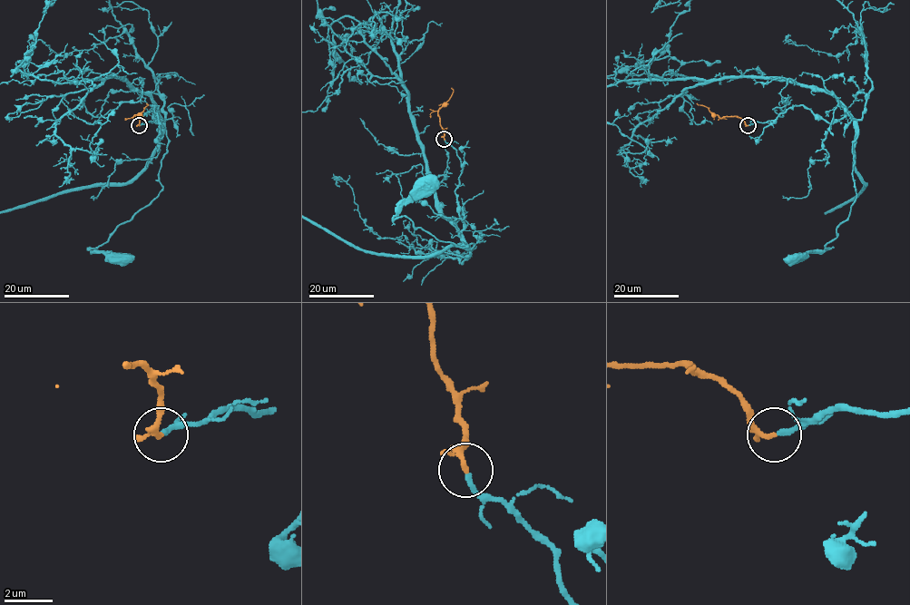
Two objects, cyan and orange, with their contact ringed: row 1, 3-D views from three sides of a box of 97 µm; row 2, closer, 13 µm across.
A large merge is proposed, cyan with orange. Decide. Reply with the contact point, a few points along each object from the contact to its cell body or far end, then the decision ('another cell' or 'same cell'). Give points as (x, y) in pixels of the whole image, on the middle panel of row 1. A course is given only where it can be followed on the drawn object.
(444, 139) | cyan via (444, 140), (463, 167), (455, 195), (459, 234), (471, 248), (471, 243), (457, 247), (395, 217), (429, 183) | orange via (444, 139), (437, 112), (450, 97), (451, 87) | same cell

